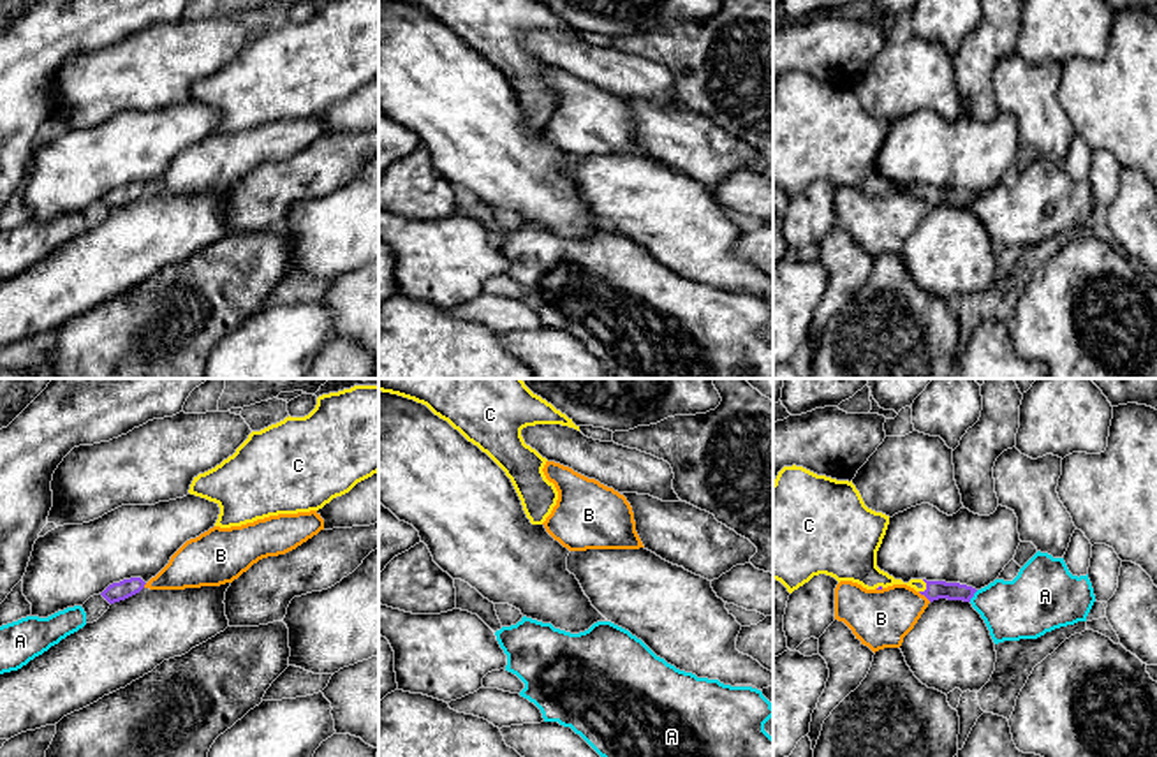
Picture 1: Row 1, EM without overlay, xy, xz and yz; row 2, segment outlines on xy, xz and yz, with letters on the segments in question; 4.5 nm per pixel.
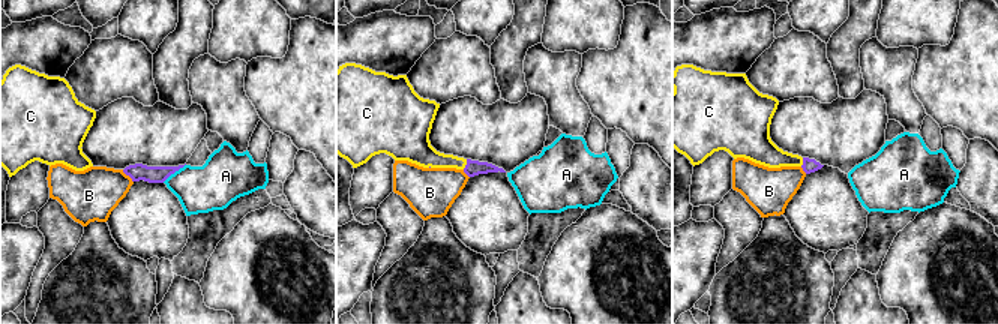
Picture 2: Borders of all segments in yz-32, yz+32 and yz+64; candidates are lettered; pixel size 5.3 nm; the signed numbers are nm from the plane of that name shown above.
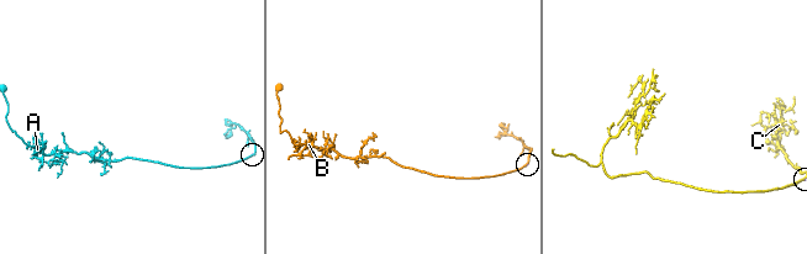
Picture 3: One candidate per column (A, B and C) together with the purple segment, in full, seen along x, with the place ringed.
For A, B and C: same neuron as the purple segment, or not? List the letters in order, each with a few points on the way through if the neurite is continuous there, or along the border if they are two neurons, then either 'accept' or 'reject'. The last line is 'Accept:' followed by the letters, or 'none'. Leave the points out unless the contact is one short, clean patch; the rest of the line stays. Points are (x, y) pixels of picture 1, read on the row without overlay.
A: border yz (978, 196), (969, 206); reject
B: border yz (918, 198), (930, 206); reject
C: way yz (935, 196), (927, 192), (874, 183); accept
Accept: C

